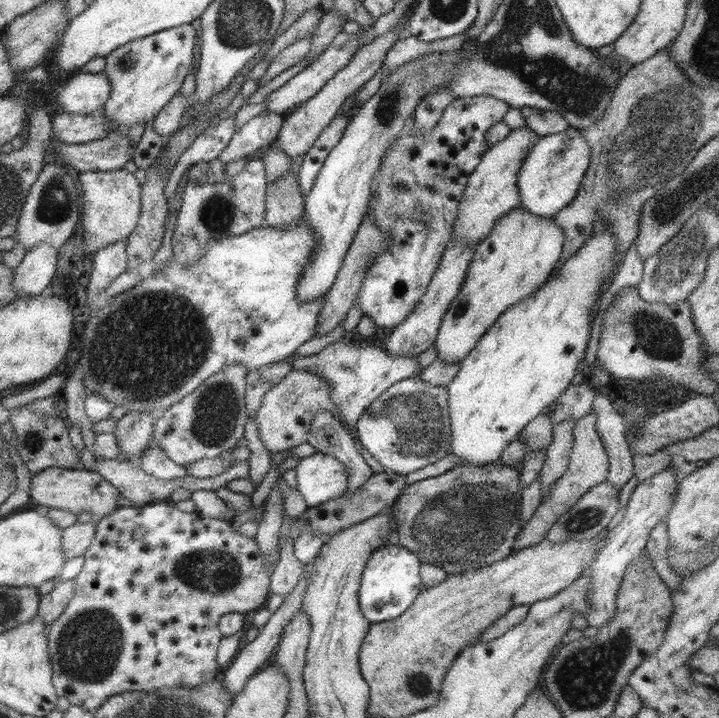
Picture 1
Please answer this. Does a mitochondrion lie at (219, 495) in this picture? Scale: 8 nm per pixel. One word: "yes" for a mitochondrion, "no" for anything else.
no

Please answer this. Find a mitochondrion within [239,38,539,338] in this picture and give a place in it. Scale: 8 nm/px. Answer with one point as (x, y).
(387, 108)

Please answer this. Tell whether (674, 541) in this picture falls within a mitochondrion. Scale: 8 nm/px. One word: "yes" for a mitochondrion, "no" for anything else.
no

